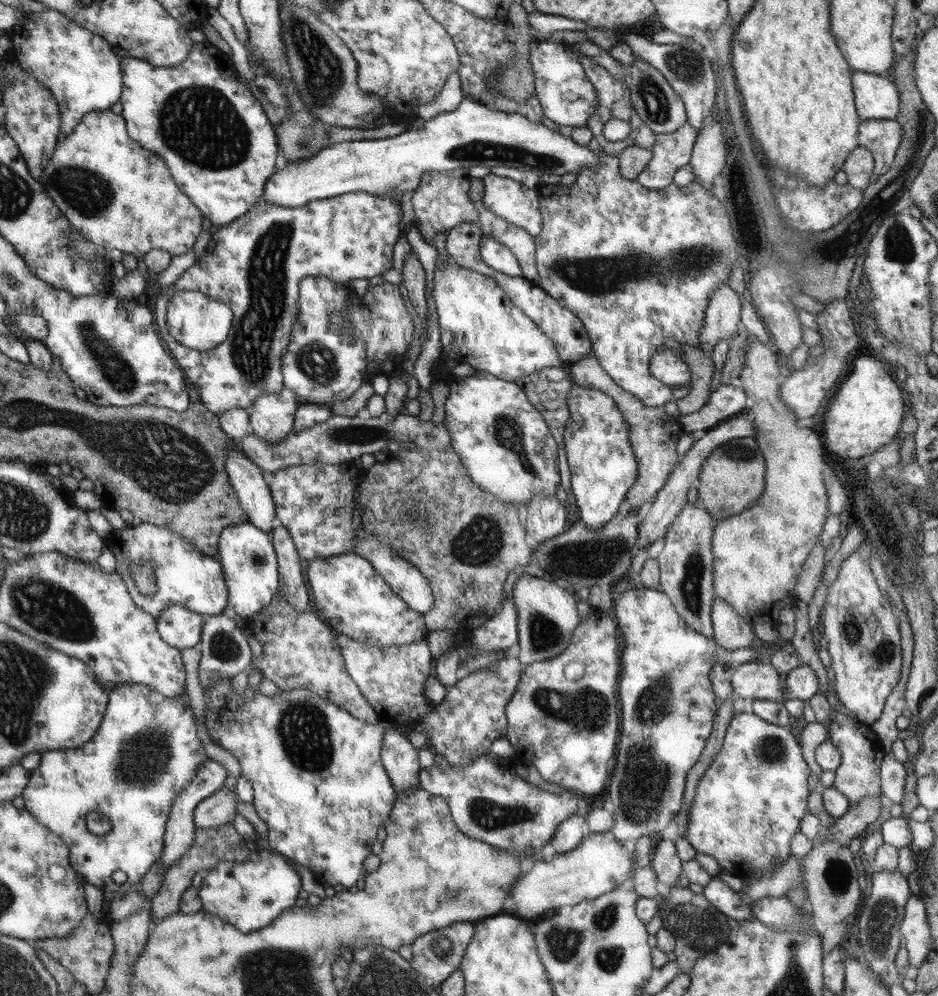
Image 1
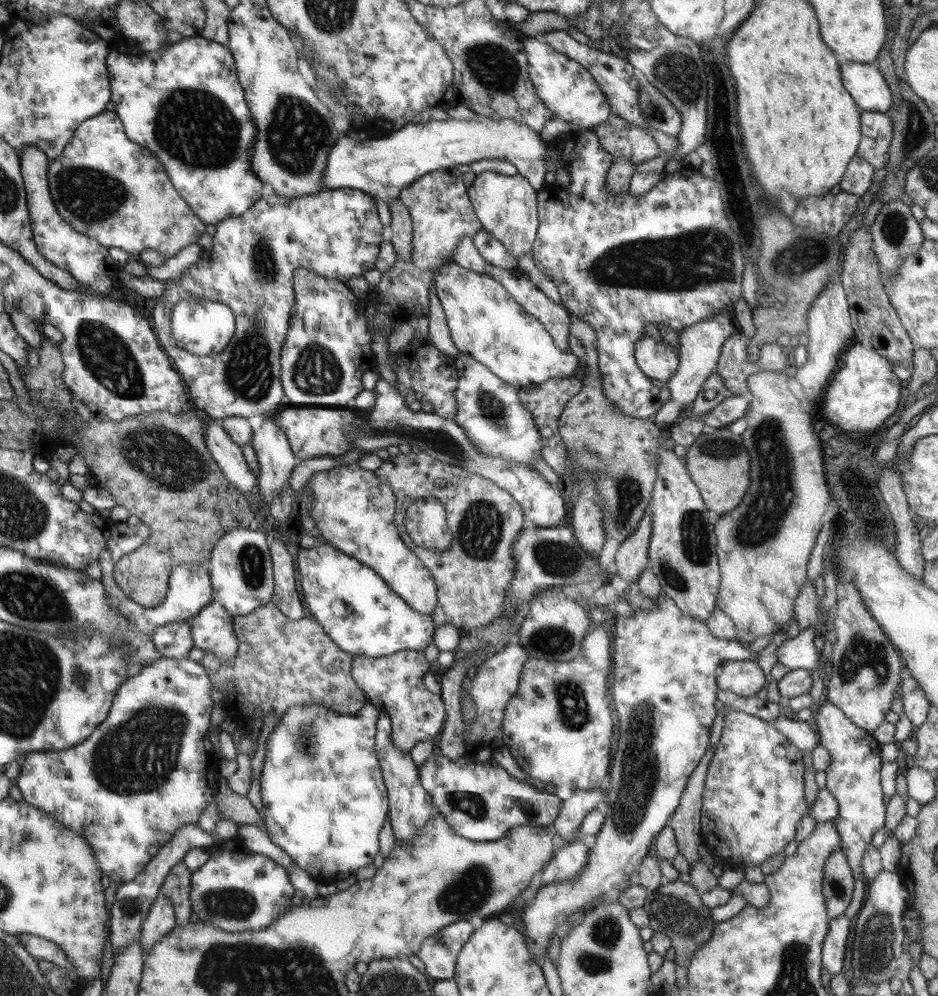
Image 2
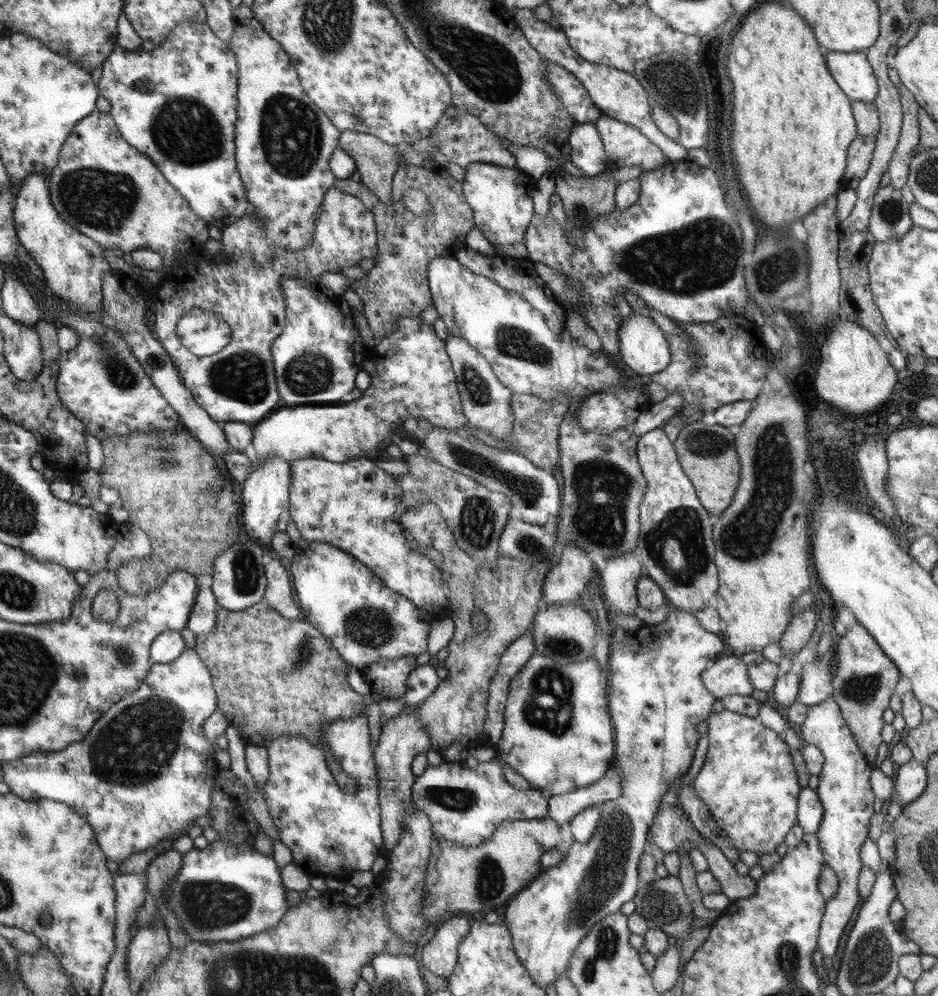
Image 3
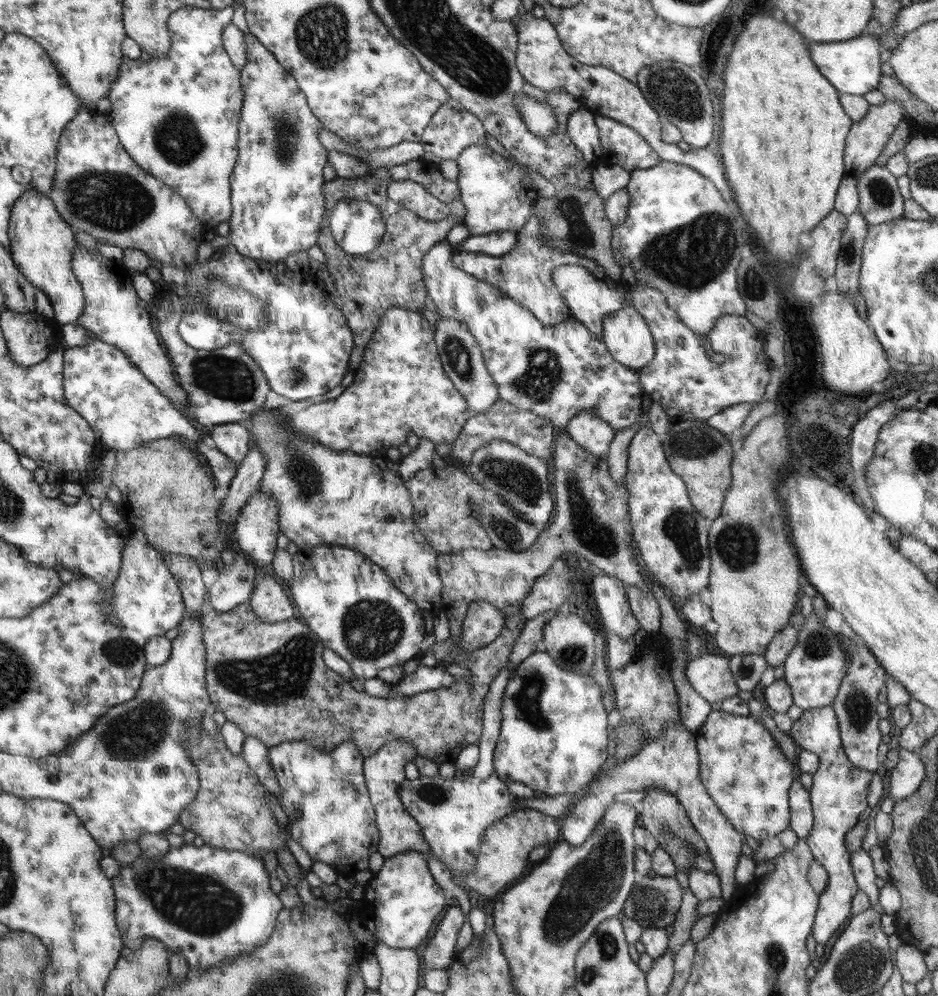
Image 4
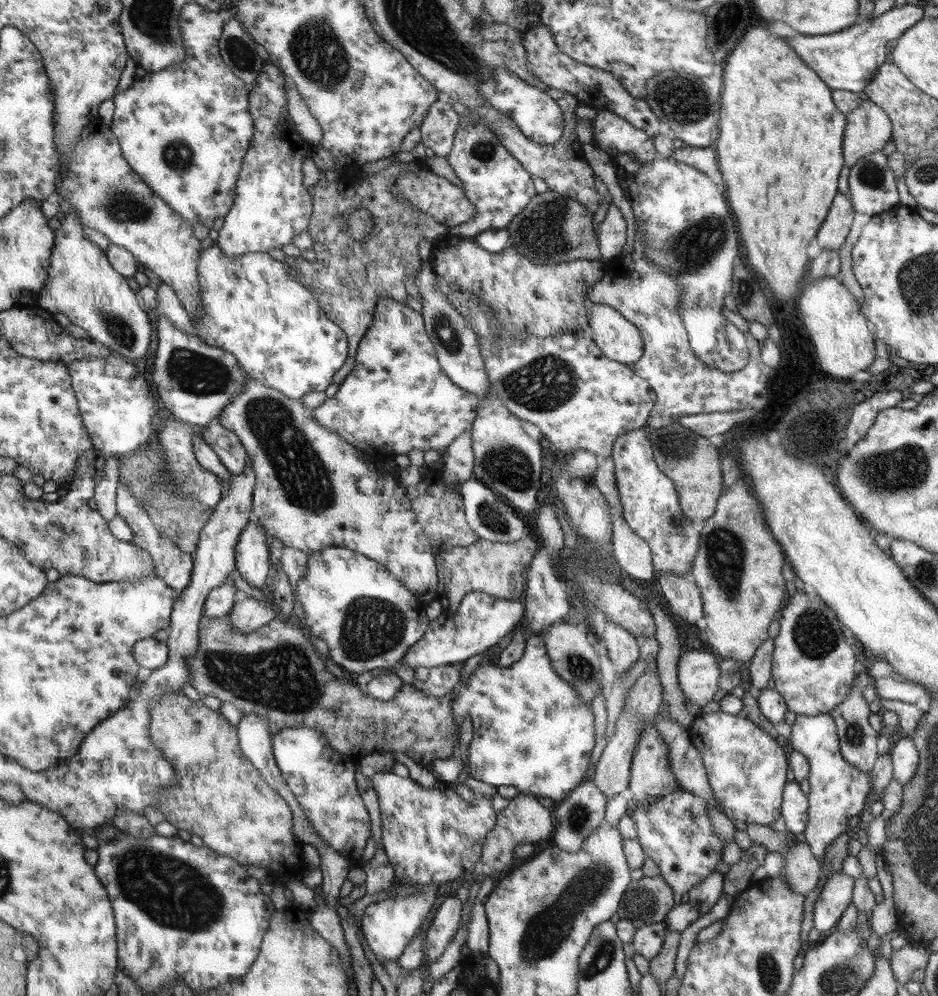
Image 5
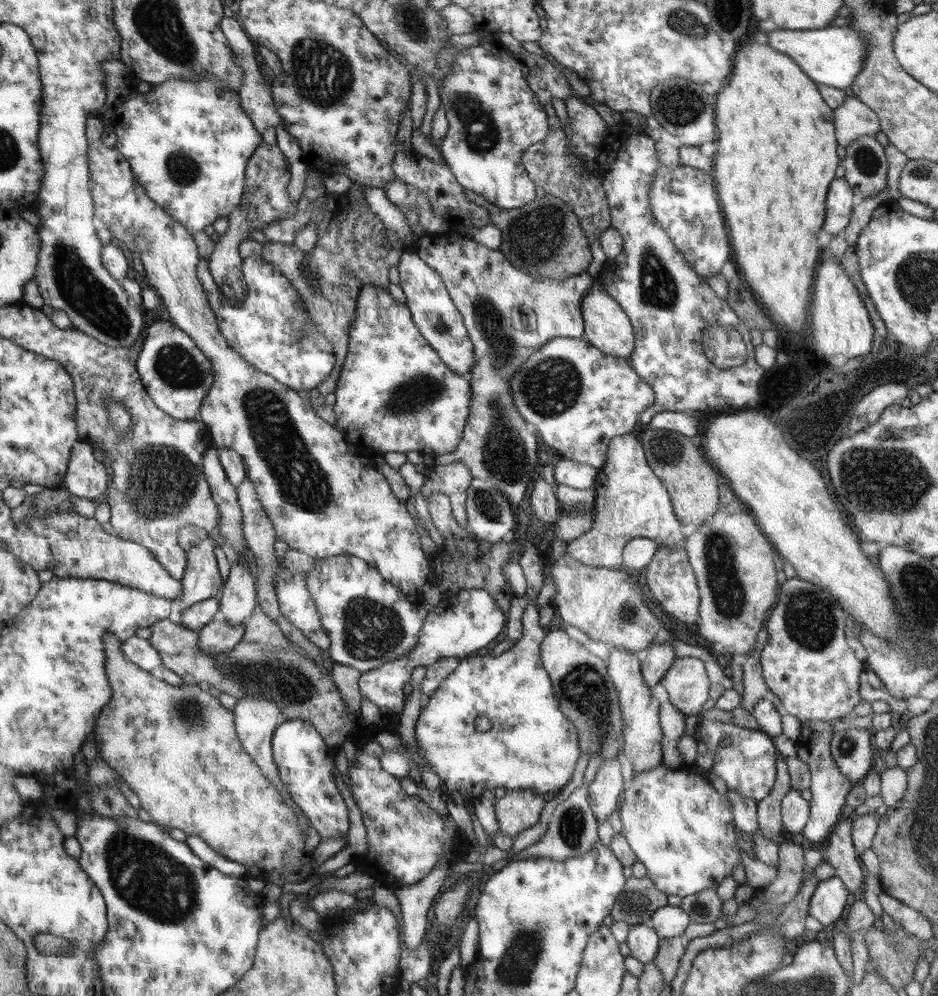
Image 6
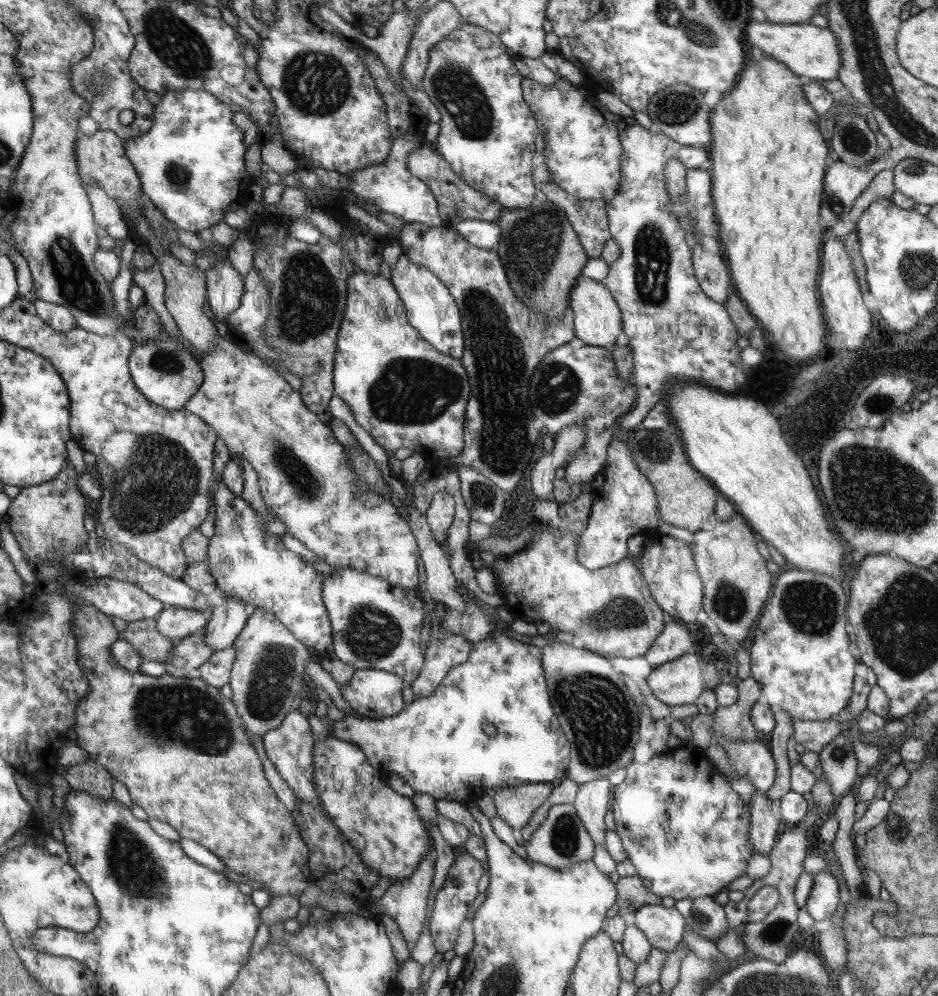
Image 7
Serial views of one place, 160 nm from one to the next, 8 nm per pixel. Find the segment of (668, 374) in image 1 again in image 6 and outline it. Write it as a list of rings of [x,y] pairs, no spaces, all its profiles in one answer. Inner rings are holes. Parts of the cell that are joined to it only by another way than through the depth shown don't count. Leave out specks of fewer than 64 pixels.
[[[596,281],[581,300],[585,334],[584,338],[604,354],[627,359],[634,352],[634,327],[624,309]]]

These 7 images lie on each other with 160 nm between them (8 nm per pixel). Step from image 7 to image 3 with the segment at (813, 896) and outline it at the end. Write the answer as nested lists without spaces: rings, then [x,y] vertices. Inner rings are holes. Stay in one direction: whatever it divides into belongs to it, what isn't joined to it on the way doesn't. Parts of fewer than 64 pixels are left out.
[[[827,698],[824,702],[807,709],[806,719],[797,727],[798,734],[804,744],[817,746],[825,758],[822,770],[817,774],[819,785],[815,789],[824,809],[816,837],[820,841],[825,864],[834,870],[839,880],[837,893],[826,901],[817,940],[817,949],[824,956],[832,958],[838,950],[840,936],[850,924],[848,920],[852,918],[856,904],[860,902],[857,887],[859,874],[863,868],[860,847],[868,840],[868,823],[875,813],[875,794],[869,781],[873,768],[867,765],[852,732],[846,726],[841,708],[832,698]]]

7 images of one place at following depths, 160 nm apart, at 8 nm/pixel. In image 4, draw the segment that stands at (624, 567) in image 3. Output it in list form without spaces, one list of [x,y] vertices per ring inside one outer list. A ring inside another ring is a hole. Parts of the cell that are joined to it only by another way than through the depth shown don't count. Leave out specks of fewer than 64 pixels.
[[[596,572],[592,580],[592,594],[606,631],[611,631],[622,640],[634,637],[640,623],[632,615],[624,583],[615,577]]]

